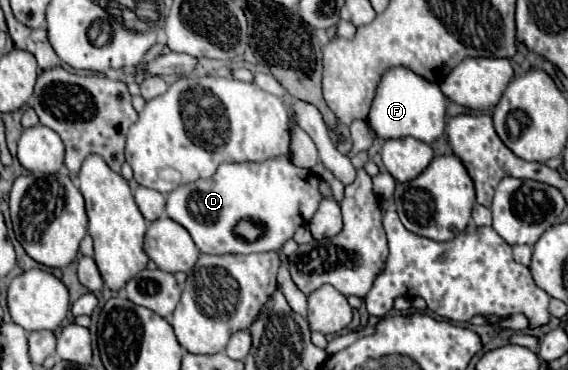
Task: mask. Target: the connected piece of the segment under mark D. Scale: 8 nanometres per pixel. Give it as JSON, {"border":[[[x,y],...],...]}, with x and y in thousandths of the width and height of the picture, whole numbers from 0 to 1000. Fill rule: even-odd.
{"border":[[[507,424],[461,441],[394,441],[370,484],[352,484],[306,511],[292,538],[292,581],[317,603],[356,684],[458,684],[493,678],[528,608],[539,608],[563,549],[560,478],[549,462],[521,457]],[[440,592],[461,619],[451,651],[433,651],[412,619],[419,597]]]}

